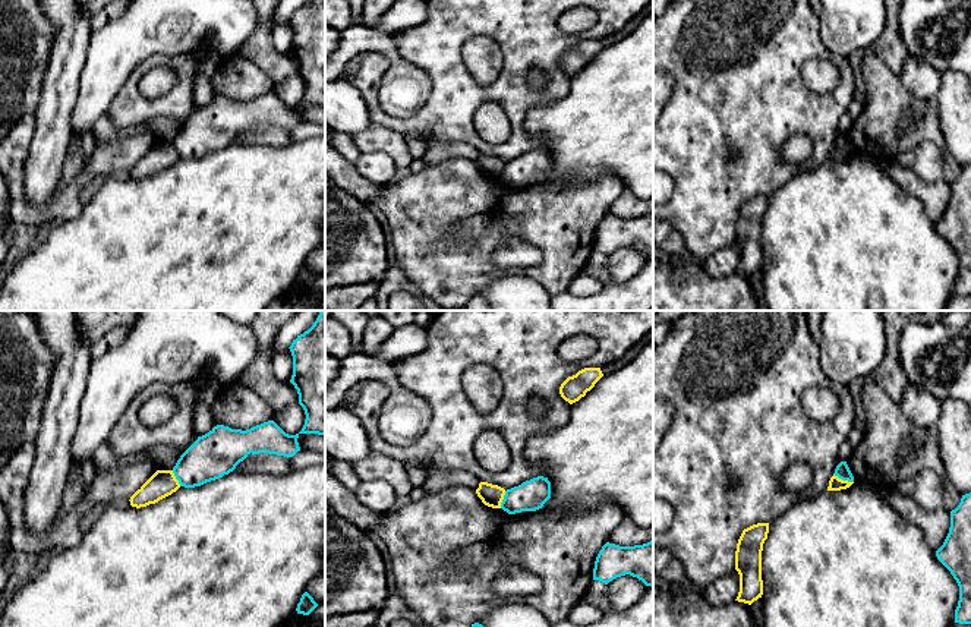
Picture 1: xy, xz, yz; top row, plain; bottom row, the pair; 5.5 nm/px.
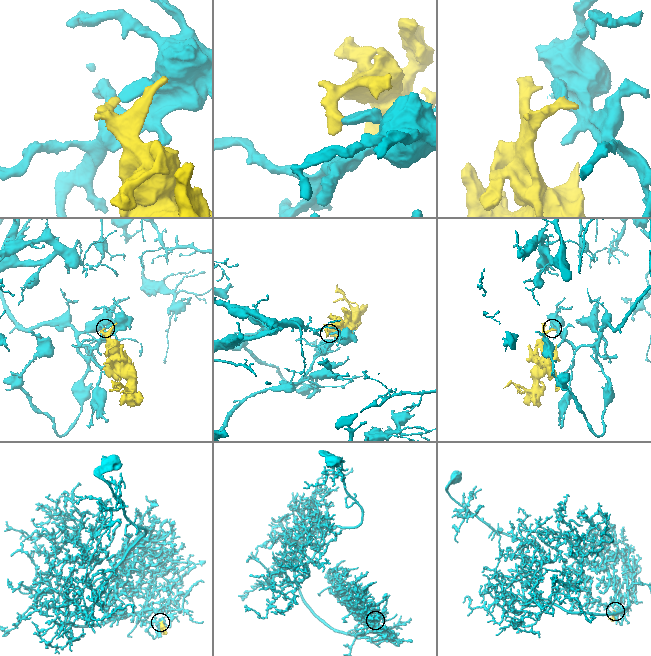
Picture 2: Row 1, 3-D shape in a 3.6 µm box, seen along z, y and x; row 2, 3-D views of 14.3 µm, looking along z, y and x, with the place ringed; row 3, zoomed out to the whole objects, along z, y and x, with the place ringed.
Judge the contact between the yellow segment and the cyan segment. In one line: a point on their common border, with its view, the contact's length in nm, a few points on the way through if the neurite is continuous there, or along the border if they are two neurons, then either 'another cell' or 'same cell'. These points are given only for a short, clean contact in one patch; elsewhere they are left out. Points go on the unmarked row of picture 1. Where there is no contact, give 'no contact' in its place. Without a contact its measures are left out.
contact yz (844, 153); length 120 nm; border yz (834, 145), (853, 154); another cell

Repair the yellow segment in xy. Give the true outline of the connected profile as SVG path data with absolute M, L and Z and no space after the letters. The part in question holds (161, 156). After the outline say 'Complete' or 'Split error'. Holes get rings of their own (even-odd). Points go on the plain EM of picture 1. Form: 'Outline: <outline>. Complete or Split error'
Outline: M157 142L132 168L130 177L141 180L155 176L180 160L173 142Z. Complete

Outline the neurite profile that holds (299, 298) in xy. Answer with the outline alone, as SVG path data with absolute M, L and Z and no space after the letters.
M296 284L265 311L325 311L325 294Z

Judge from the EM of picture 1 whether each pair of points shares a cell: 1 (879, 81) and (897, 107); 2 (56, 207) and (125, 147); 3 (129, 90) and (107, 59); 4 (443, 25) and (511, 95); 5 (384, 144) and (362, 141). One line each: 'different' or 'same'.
1: same
2: same
3: different
4: same
5: same

